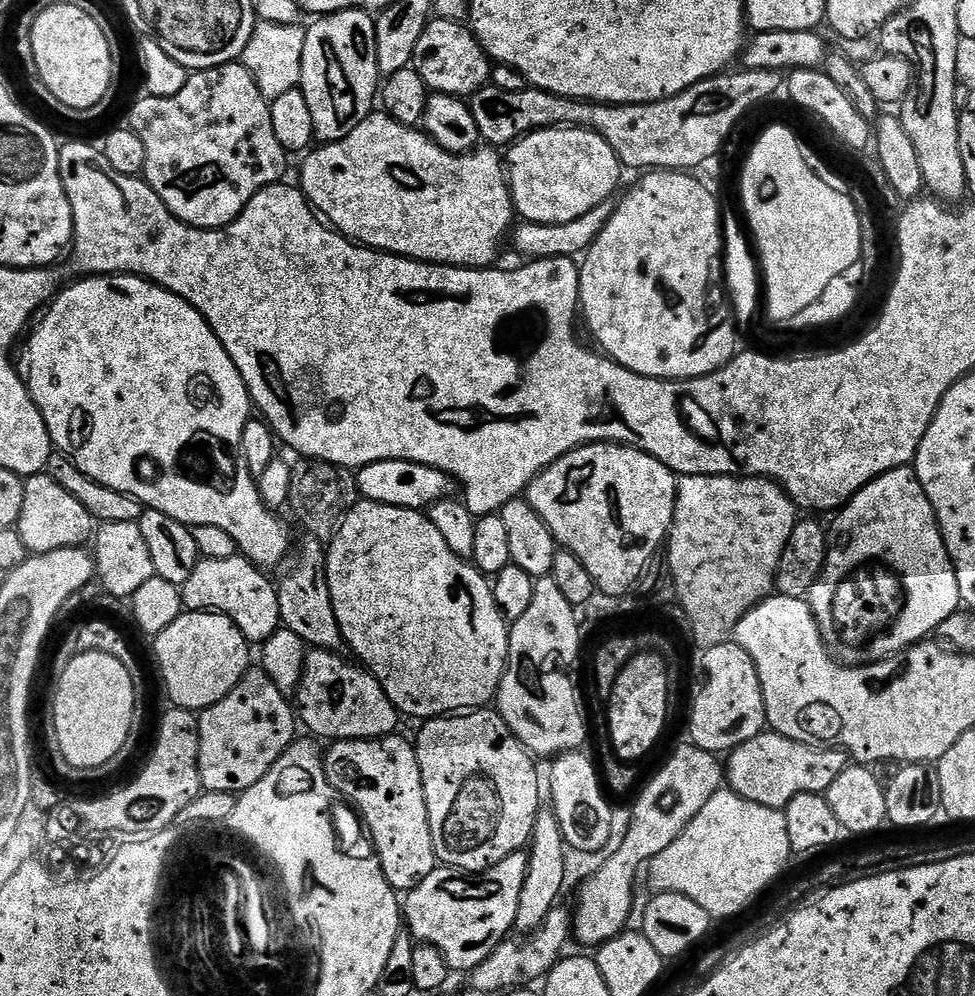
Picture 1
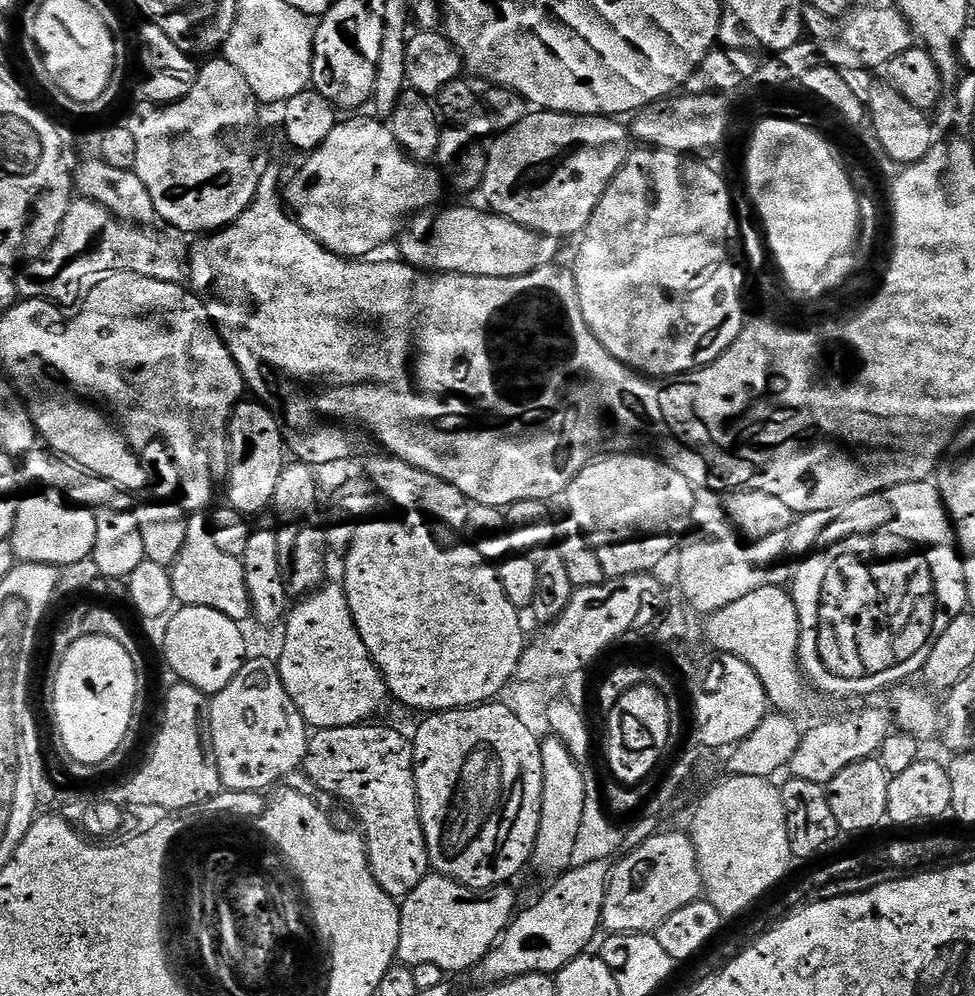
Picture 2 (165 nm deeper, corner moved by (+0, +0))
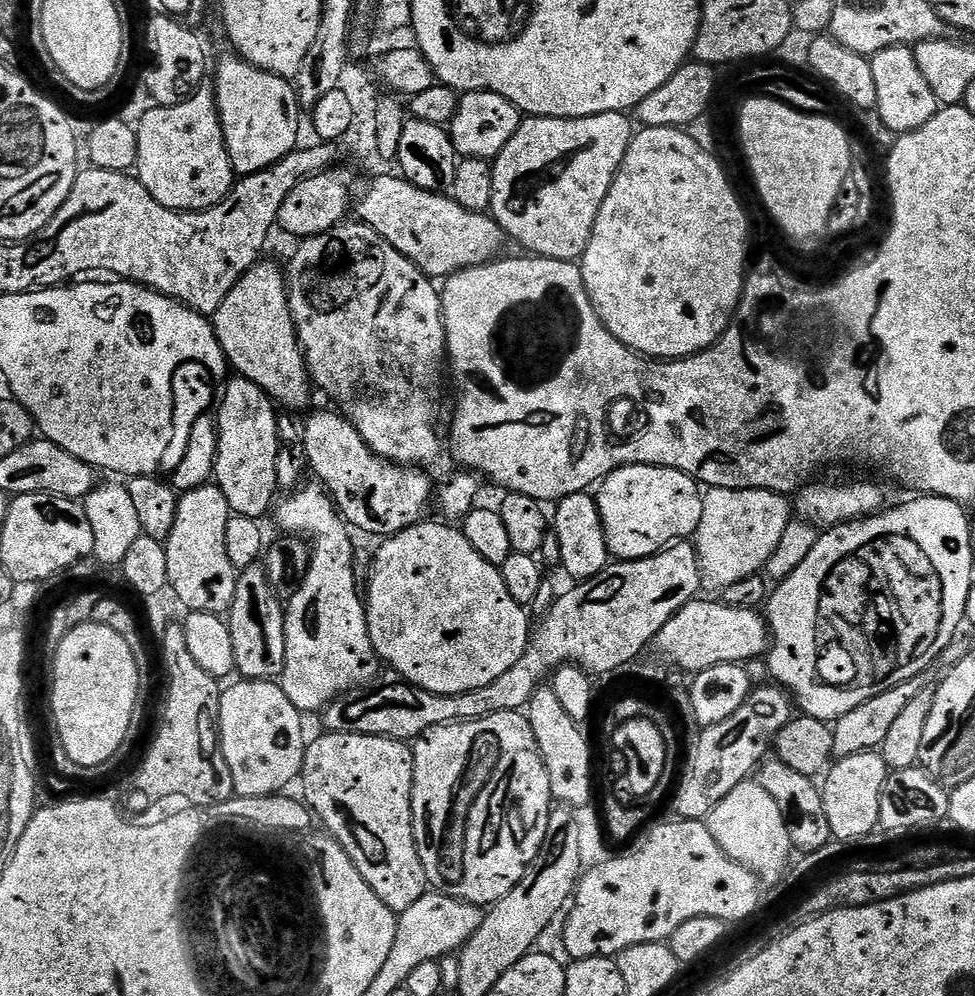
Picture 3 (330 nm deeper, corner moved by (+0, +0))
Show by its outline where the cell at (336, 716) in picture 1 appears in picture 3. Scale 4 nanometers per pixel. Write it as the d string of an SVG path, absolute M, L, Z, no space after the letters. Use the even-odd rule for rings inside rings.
M319 482L311 483L289 491L285 495L288 497L284 501L281 499L274 508L276 524L281 528L279 531L309 541L312 550L312 561L304 584L286 604L286 658L284 673L278 678L280 689L284 691L286 698L290 698L290 702L294 702L294 706L302 714L316 711L319 713L344 693L372 682L367 680L375 678L376 664L378 665L378 657L368 633L366 604L362 599L361 589L360 592L356 589L356 564L352 561L353 533L342 519L340 509L328 495L324 485Z

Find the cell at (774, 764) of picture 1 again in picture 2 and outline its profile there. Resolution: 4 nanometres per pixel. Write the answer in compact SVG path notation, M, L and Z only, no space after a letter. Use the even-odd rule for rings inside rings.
M856 712L853 716L844 716L841 720L828 720L825 724L816 724L800 737L800 745L794 758L788 763L787 771L795 779L827 785L846 766L859 760L873 759L879 753L882 742L893 735L894 721L891 715L880 712Z

